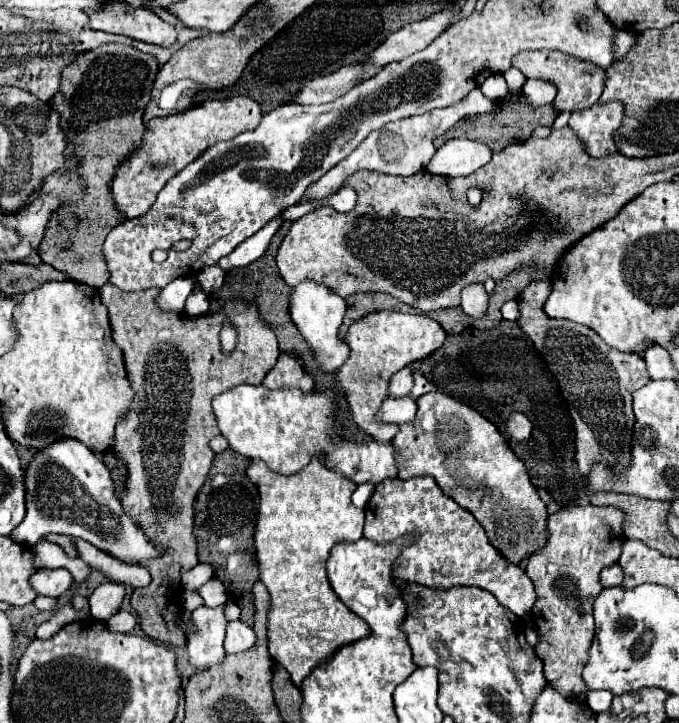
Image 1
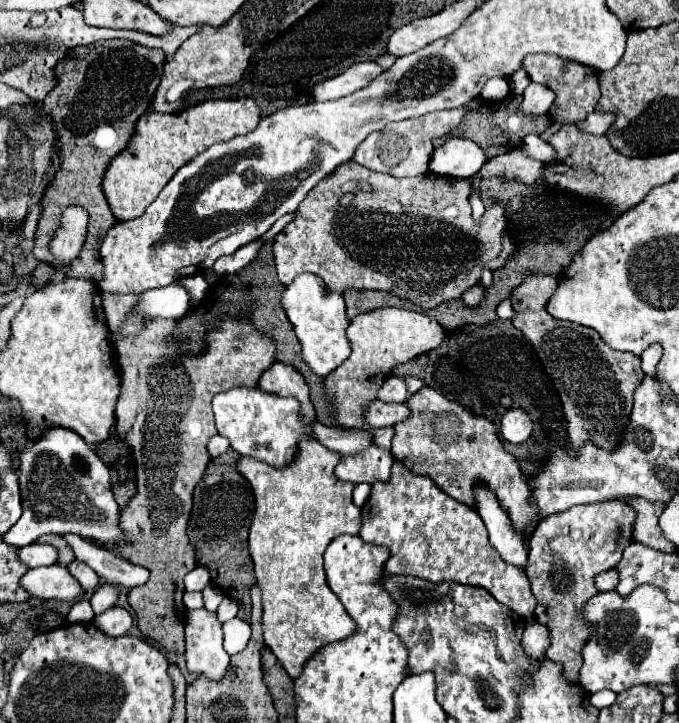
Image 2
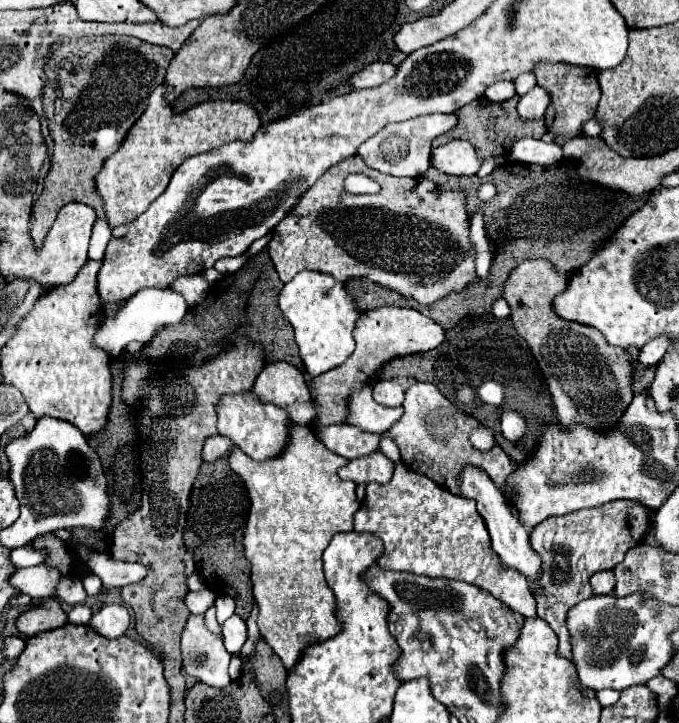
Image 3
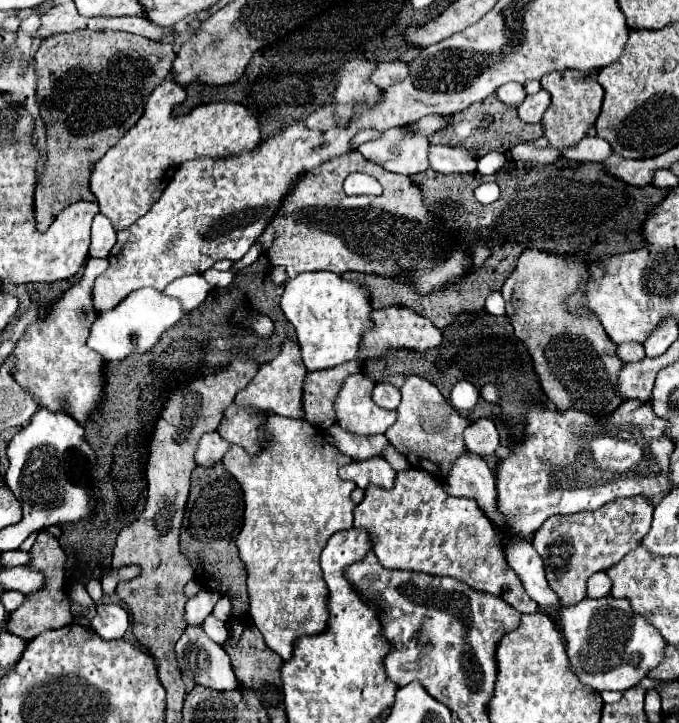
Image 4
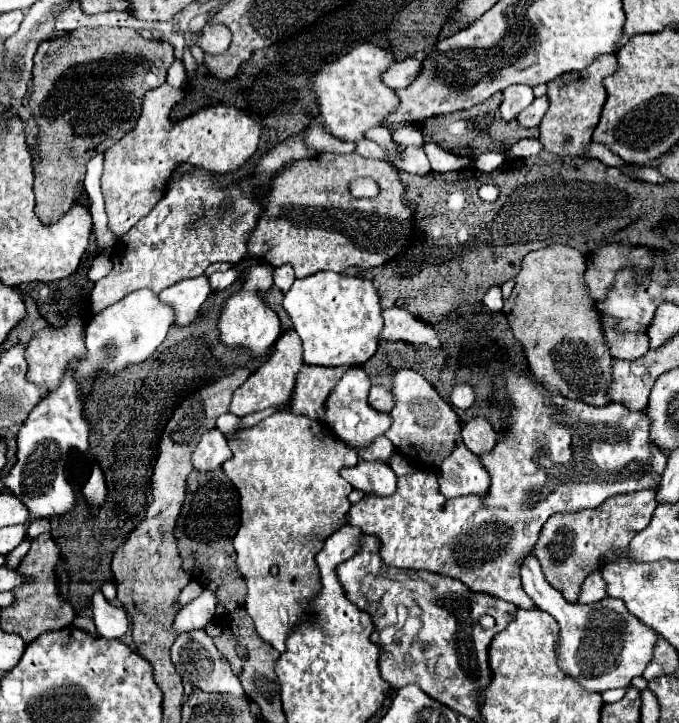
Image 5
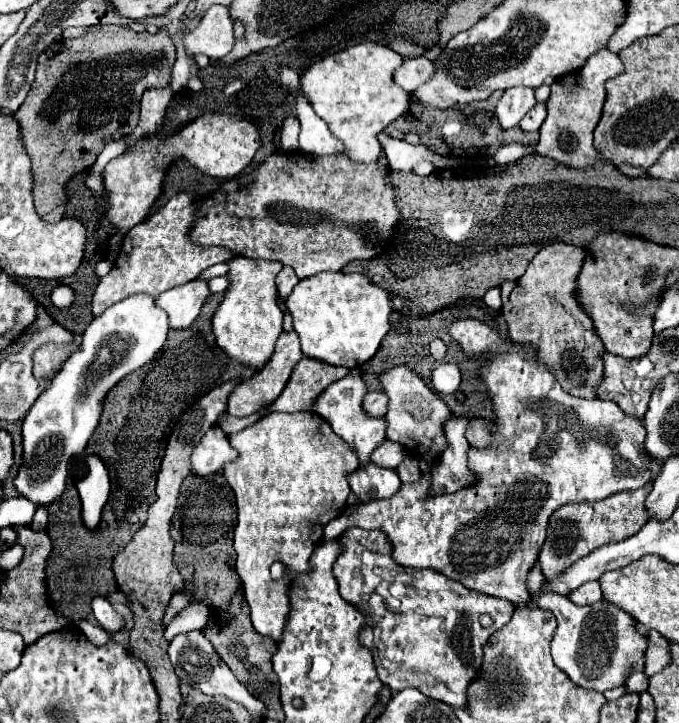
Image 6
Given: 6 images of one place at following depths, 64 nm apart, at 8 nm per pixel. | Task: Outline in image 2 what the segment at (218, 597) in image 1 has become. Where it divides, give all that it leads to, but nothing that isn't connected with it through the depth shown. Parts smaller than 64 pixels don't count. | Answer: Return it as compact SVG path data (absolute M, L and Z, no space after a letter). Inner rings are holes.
M208 586L208 588L204 588L204 600L206 600L206 604L204 604L204 608L208 610L208 612L216 612L216 608L218 608L218 604L224 600L224 594L218 590L218 588L214 588L214 586Z

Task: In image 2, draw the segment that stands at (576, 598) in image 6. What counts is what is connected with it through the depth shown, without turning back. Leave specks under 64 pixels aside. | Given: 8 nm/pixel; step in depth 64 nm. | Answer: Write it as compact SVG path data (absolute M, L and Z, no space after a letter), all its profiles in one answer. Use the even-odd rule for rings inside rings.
M606 570L606 572L600 572L596 578L596 588L598 592L608 592L608 590L614 590L616 584L618 584L618 572L616 570Z

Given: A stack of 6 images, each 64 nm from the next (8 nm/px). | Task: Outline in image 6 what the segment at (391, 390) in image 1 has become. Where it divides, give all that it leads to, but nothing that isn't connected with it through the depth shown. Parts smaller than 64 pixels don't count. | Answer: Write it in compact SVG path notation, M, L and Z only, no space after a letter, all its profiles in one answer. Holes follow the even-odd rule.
M368 392L362 400L362 408L372 418L382 418L388 410L388 398L384 392Z

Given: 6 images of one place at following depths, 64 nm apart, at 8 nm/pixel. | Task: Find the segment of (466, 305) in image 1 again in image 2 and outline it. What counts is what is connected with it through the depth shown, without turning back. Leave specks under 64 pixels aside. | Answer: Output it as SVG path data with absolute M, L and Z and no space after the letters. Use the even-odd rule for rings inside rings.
M477 284L466 290L466 292L462 294L461 298L465 304L468 304L468 306L478 306L482 301L482 296L484 296L482 285Z

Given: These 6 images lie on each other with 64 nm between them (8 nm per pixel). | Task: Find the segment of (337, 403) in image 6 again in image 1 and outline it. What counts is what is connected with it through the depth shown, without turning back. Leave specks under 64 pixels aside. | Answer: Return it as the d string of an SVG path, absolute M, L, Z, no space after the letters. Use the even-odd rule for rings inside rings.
M386 398L384 404L376 412L376 422L382 424L402 424L412 422L416 416L416 400L414 398Z

